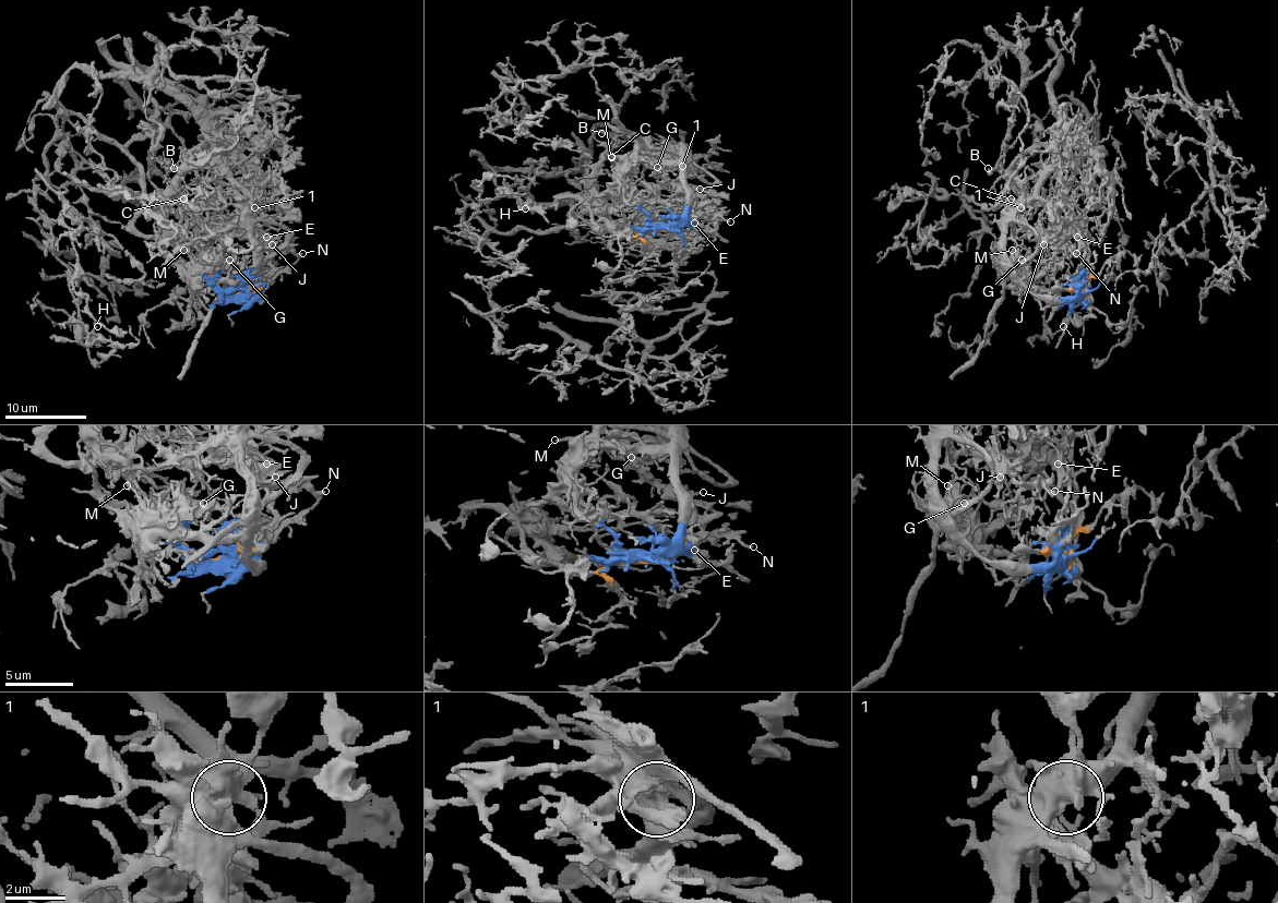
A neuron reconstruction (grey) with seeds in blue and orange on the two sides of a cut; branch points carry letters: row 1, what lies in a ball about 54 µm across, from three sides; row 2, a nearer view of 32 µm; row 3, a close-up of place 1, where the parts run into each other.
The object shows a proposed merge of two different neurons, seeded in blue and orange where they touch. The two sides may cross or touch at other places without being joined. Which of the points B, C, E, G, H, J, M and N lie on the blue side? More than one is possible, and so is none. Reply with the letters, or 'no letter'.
B, C, E, G, J, M, N

